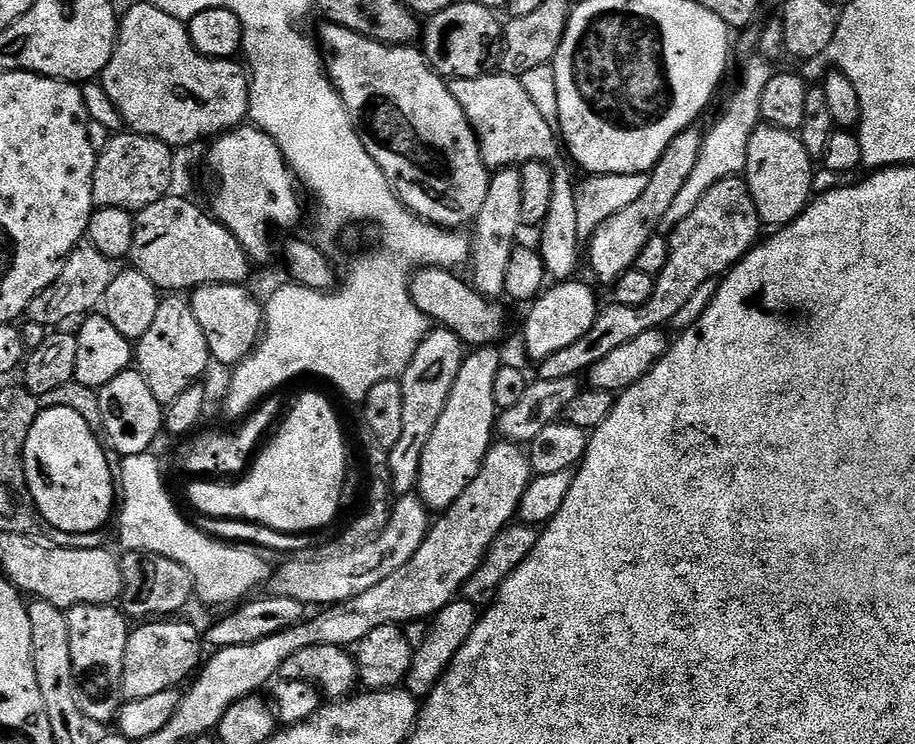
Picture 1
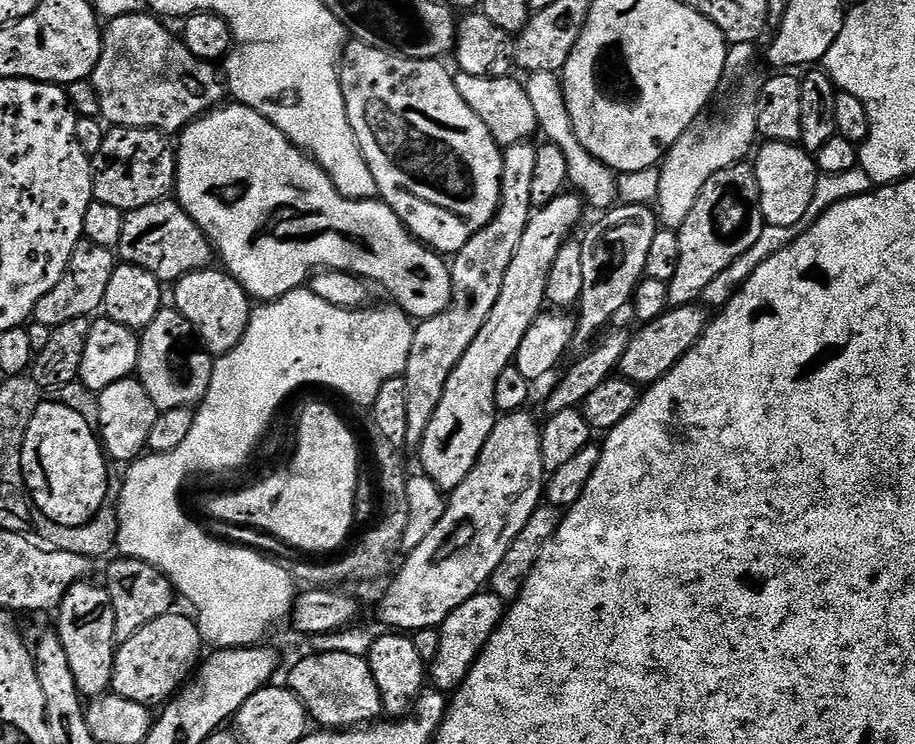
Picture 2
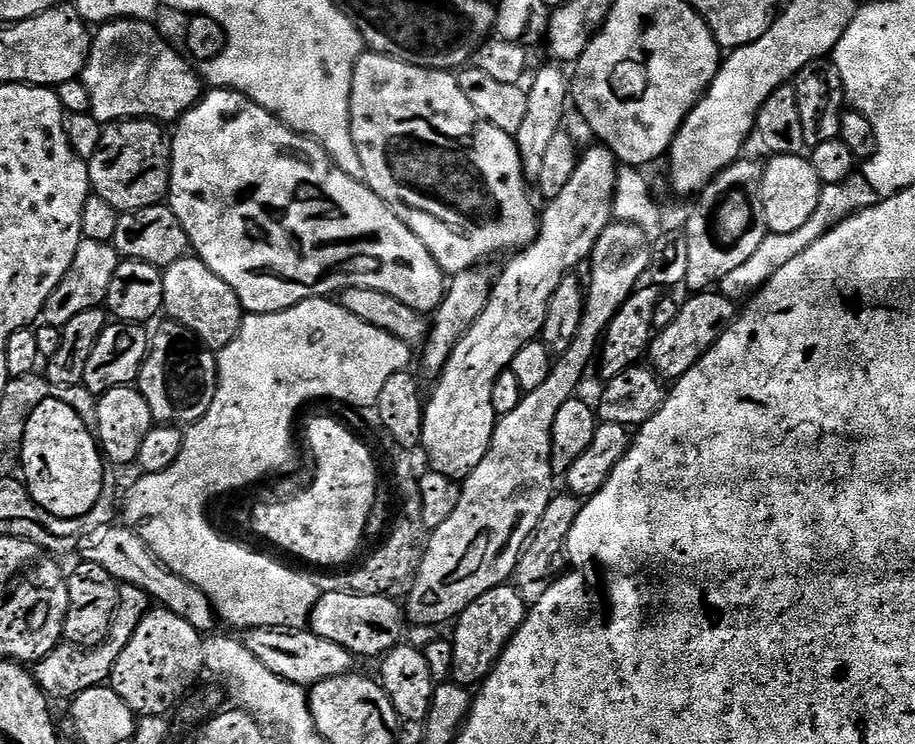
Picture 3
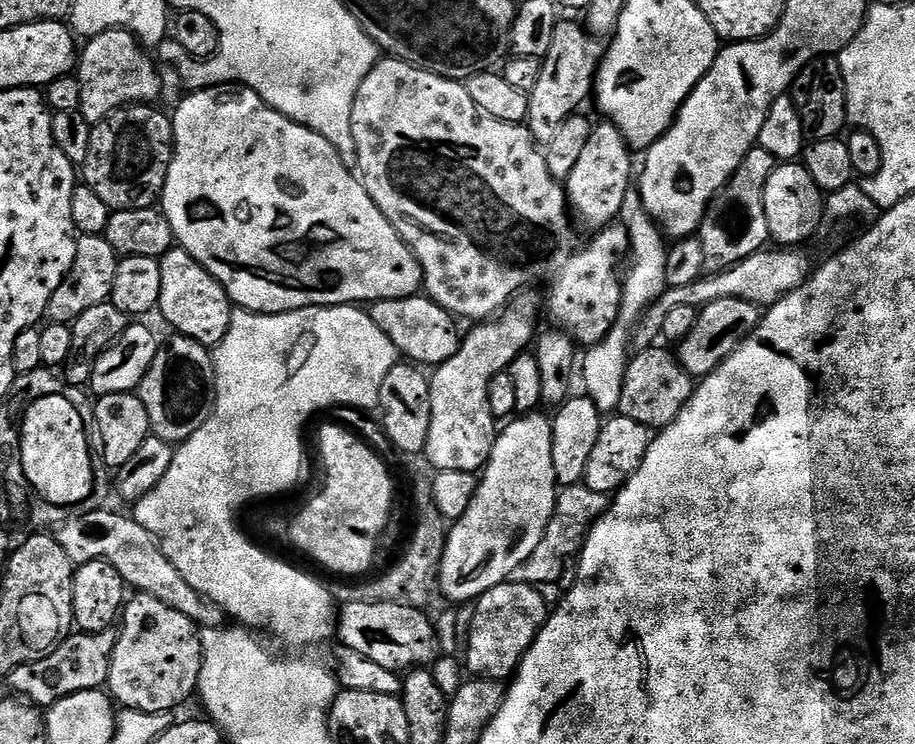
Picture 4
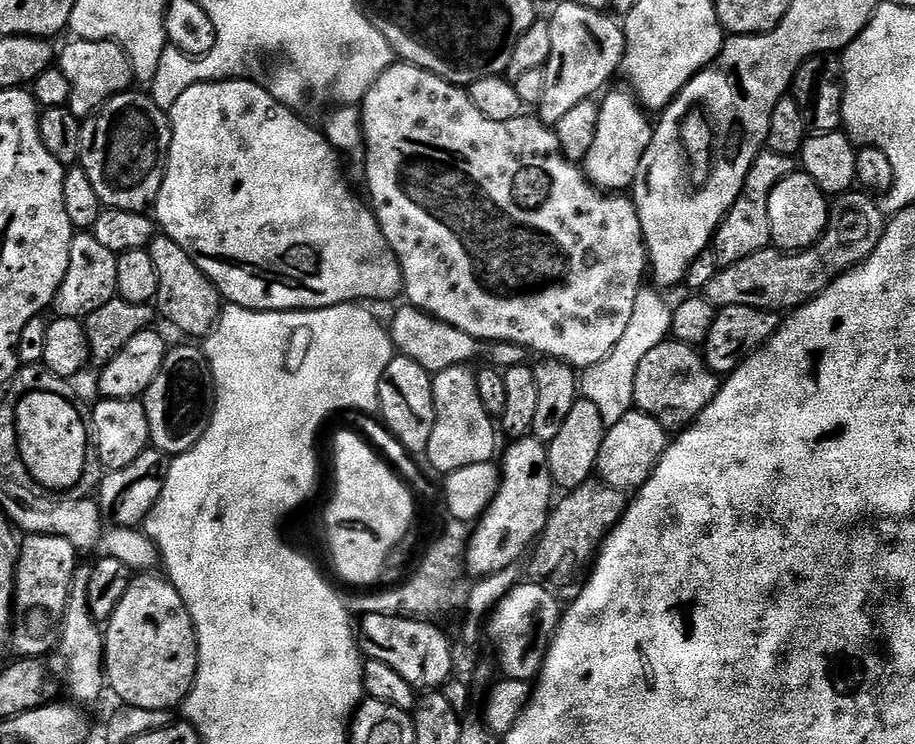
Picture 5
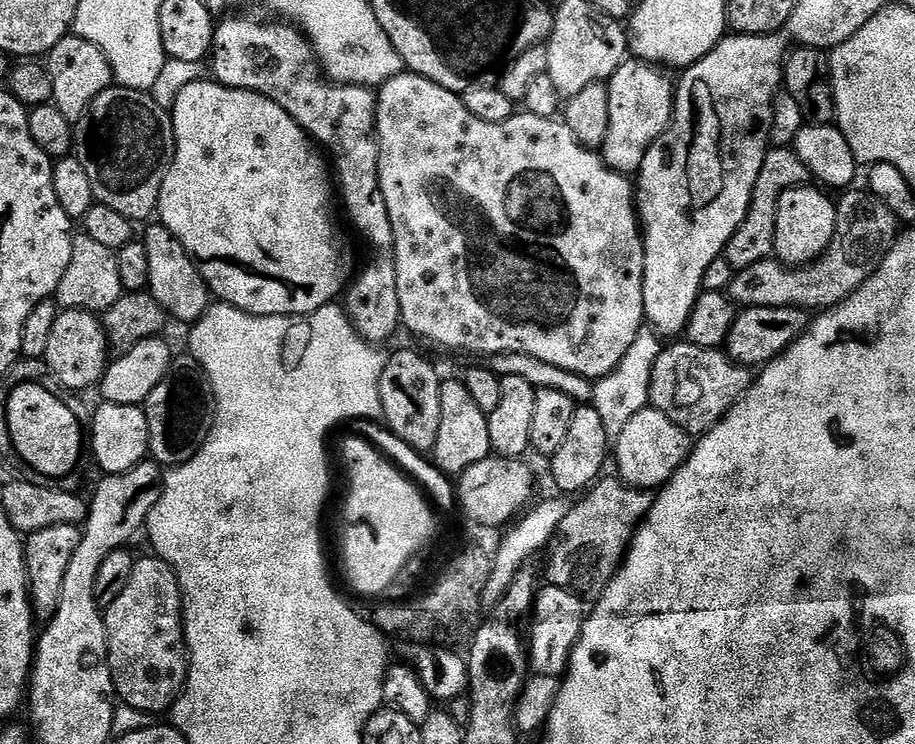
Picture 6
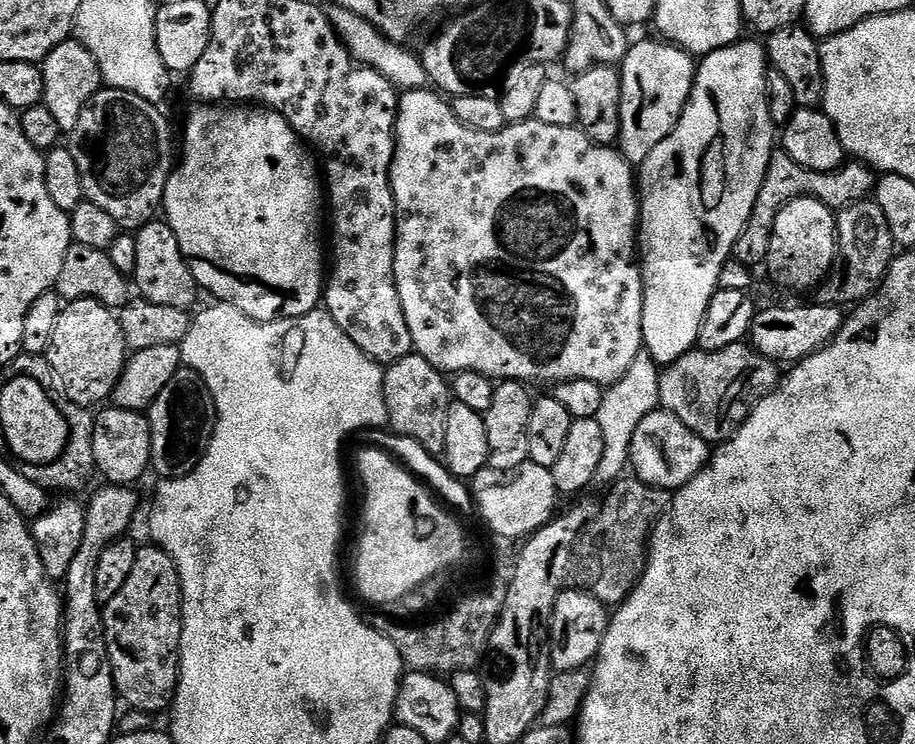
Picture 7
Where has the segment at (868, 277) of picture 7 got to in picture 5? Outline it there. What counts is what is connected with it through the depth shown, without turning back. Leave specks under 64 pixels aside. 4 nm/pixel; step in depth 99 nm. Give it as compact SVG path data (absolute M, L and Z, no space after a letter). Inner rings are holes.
M867 191L841 192L831 201L828 225L818 243L800 252L781 252L779 248L769 246L742 258L742 262L725 264L718 274L714 274L702 295L717 310L730 306L795 310L826 290L826 286L834 283L843 272L849 272L868 260L870 254L874 254L885 227L886 214Z

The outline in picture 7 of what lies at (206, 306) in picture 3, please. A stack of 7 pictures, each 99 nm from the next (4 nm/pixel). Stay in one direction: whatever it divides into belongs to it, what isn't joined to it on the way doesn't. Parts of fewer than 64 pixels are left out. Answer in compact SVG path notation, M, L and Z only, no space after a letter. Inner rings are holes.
M156 218L151 224L143 224L135 233L135 238L138 246L138 266L134 277L135 291L137 288L140 291L137 293L143 299L154 302L158 306L195 309L198 285L188 260L178 246L178 238L174 238L174 230L170 230L170 226L163 219Z

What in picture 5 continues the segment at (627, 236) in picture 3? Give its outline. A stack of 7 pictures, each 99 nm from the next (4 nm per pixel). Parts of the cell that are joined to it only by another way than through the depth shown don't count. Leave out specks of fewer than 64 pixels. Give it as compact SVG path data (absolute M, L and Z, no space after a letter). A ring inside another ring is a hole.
M525 438L511 441L509 448L504 452L504 464L500 468L500 489L498 494L490 502L490 506L480 517L471 533L468 541L467 571L474 574L473 577L481 578L493 575L495 572L504 571L513 567L520 555L527 553L544 533L544 527L548 521L548 513L554 504L554 485L550 466L548 465L548 449L538 439Z

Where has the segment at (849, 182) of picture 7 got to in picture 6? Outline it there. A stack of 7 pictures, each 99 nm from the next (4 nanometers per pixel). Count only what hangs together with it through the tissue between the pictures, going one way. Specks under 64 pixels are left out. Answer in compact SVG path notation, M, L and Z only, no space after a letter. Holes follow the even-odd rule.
M791 147L772 148L769 151L762 162L762 170L758 170L758 182L754 186L754 194L750 198L746 218L742 218L738 230L734 230L730 242L724 247L723 259L730 262L732 269L739 270L746 266L754 266L773 255L778 198L786 190L807 185L809 180L806 166L802 166L802 162Z

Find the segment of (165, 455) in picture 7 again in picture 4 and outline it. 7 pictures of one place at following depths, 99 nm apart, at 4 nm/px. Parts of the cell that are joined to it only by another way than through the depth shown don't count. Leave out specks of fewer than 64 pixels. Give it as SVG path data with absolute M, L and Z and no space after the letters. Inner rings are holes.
M179 334L169 337L161 343L158 354L154 354L154 362L140 383L138 395L142 406L146 406L146 414L150 414L151 435L179 446L207 422L214 410L216 365L213 353L194 342L194 338Z

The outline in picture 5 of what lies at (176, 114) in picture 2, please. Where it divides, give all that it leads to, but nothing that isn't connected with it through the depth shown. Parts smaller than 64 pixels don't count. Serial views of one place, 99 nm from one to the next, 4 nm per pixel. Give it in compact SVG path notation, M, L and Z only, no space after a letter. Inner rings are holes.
M82 40L71 41L58 52L58 67L66 74L68 83L67 108L81 118L87 118L100 108L112 96L119 92L127 92L133 87L134 77L132 63L126 53L113 40Z

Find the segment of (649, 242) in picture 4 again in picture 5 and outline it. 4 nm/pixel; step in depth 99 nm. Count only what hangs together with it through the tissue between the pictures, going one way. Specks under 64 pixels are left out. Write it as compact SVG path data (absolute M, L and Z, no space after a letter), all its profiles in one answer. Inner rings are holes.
M655 287L652 288L640 288L634 302L633 317L614 350L602 362L583 369L580 376L581 395L601 411L602 422L606 428L617 425L633 409L634 377L639 363L650 354L650 350L654 350L671 335L673 307L664 302L660 296L662 294Z

